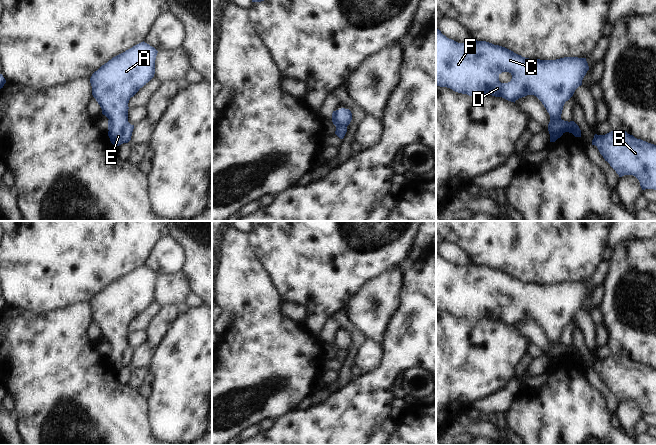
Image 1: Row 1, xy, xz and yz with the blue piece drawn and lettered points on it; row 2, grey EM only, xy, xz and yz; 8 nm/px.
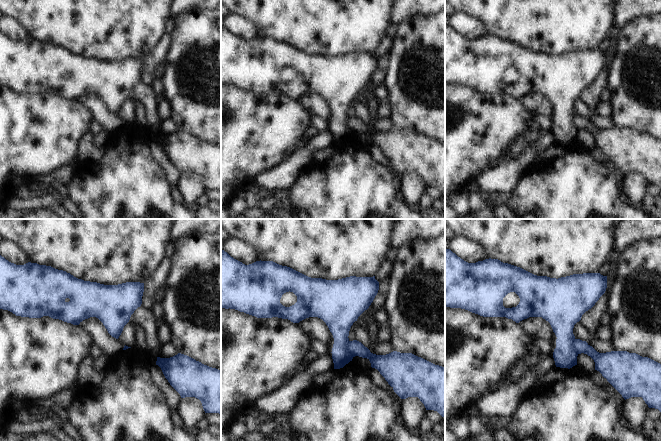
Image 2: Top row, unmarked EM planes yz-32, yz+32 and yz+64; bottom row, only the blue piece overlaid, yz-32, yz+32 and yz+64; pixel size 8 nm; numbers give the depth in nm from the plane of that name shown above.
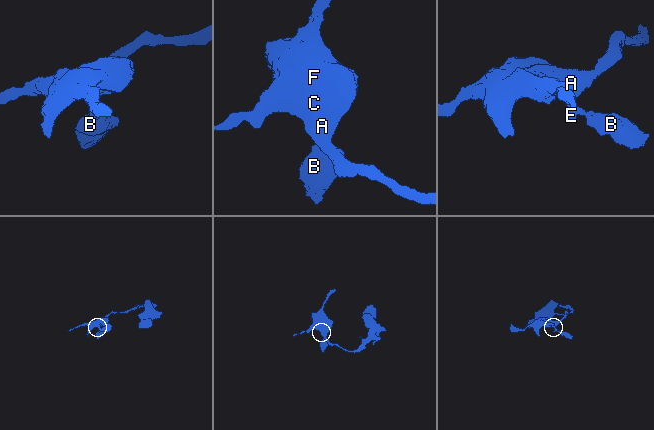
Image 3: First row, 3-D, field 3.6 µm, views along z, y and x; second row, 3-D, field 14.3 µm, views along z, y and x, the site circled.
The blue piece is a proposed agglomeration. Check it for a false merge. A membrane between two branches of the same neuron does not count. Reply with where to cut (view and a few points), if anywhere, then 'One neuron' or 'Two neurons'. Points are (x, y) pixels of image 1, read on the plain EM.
Split along xz (333, 335), (333, 343), (338, 348), (346, 350). Two neurons

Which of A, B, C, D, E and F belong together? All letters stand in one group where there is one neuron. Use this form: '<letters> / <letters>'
A C D E F / B

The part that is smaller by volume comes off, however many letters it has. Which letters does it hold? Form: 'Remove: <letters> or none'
Remove: B

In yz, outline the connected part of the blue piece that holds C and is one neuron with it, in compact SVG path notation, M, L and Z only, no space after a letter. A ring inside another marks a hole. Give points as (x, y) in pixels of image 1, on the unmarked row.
M436 253L436 311L447 311L469 320L490 318L514 327L519 322L534 319L542 326L550 339L550 366L555 366L563 359L563 356L554 349L561 344L565 326L582 309L582 304L588 294L586 282L529 283L486 265L470 263L464 267L458 267ZM502 296L509 296L512 299L510 306L499 305L499 299Z

